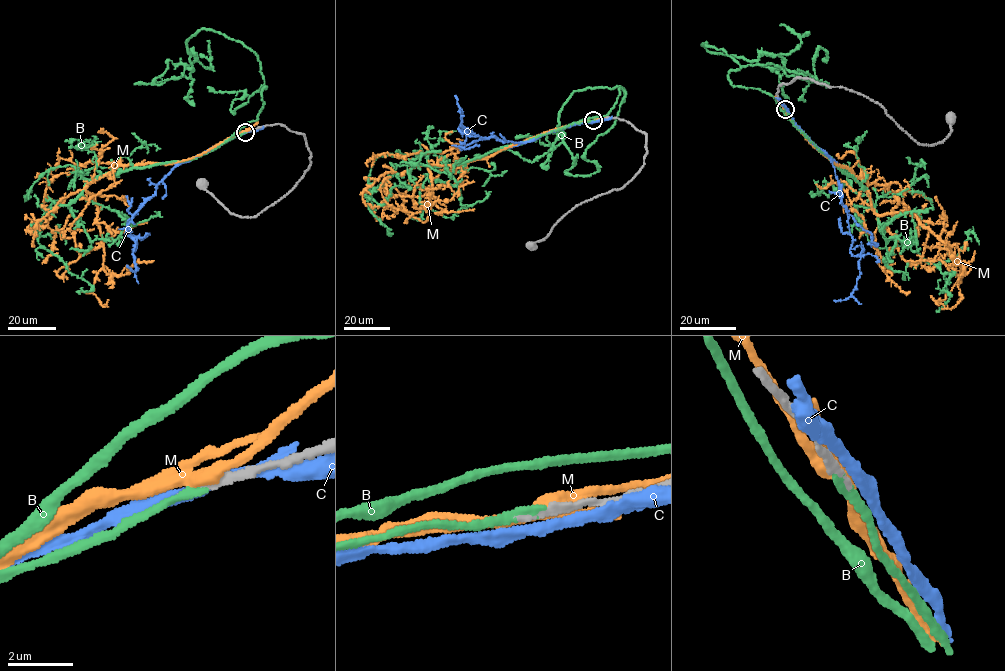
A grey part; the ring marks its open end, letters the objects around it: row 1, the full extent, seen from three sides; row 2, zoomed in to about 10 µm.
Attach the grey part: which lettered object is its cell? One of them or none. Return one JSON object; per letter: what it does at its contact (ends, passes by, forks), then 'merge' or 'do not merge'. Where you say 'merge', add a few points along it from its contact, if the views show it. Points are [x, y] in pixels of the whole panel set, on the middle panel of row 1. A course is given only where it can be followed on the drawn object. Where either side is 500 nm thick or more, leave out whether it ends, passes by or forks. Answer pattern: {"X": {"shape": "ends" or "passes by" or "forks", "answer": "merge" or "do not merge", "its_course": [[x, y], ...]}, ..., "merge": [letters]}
{"B": {"shape": "ends", "answer": "merge", "its_course": [[594, 120], [456, 165], [397, 165], [369, 197], [382, 205], [393, 187], [409, 188], [399, 173]]}, "C": {"shape": "passes by", "answer": "do not merge"}, "M": {"shape": "forks", "answer": "do not merge"}, "merge": ["B"]}

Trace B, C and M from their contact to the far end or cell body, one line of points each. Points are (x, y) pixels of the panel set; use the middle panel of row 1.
B: (594, 120), (456, 165), (397, 165), (369, 197), (382, 205), (393, 187), (409, 188), (399, 173)
C: (595, 121), (520, 142), (480, 137), (458, 130), (465, 129), (455, 95)
M: (595, 120), (464, 164), (433, 164), (432, 193), (423, 207), (451, 199), (474, 181)

